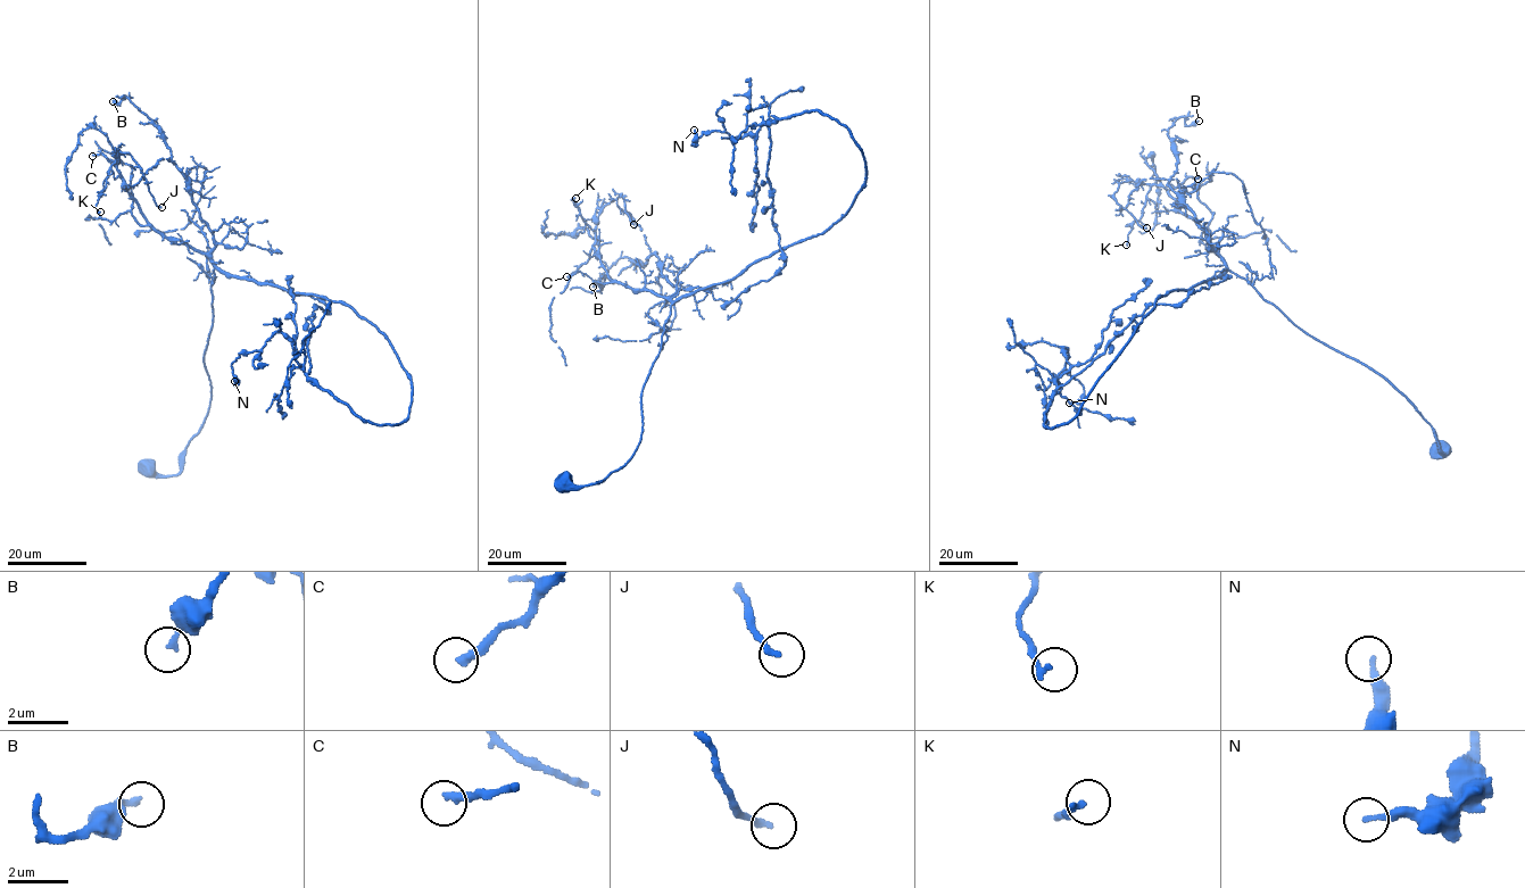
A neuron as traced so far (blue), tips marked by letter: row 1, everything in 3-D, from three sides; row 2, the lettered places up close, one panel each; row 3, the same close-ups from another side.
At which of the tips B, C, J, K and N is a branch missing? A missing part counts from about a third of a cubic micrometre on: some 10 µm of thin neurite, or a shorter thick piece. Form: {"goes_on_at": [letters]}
{"goes_on_at": ["C", "J"]}

